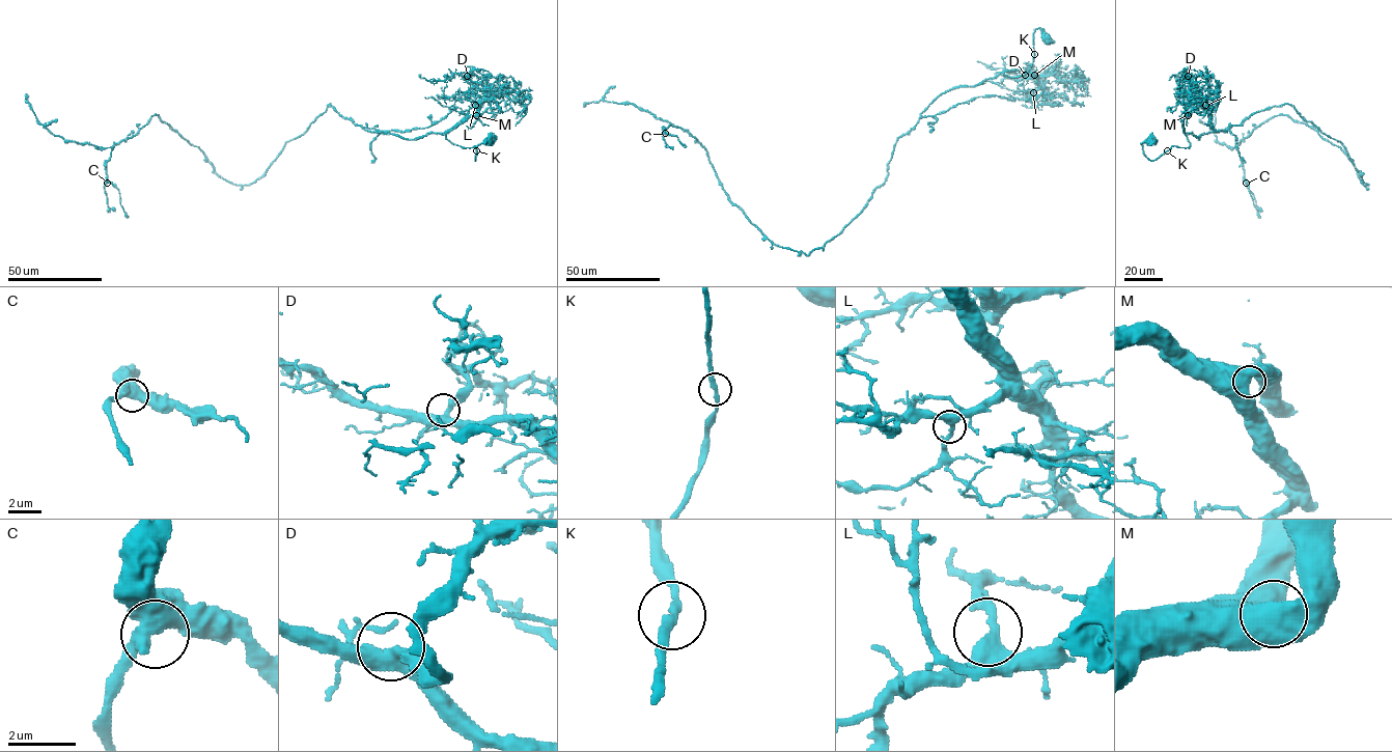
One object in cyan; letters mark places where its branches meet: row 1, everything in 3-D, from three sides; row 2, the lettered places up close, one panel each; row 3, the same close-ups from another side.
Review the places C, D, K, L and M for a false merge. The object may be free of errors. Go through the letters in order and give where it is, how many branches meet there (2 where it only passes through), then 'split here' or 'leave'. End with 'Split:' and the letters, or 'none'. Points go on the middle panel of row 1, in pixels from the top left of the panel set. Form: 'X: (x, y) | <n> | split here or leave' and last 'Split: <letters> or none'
C: (665, 133) | 2 | leave
D: (1025, 75) | 3 | leave
K: (1034, 54) | 2 | leave
L: (1033, 92) | 2 | leave
M: (1034, 75) | 2 | leave
Split: none

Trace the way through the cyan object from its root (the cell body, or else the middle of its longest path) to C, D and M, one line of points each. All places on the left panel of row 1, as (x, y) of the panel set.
C: (488, 141), (475, 160), (445, 134), (369, 132), (329, 104), (235, 185), (155, 114), (113, 147), (107, 183)
D: (488, 141), (477, 146), (475, 160), (475, 146), (463, 147), (446, 138), (483, 102), (485, 90), (467, 76)
M: (488, 141), (477, 146), (475, 160), (475, 146), (463, 147), (446, 138), (446, 135), (465, 119), (476, 115)

